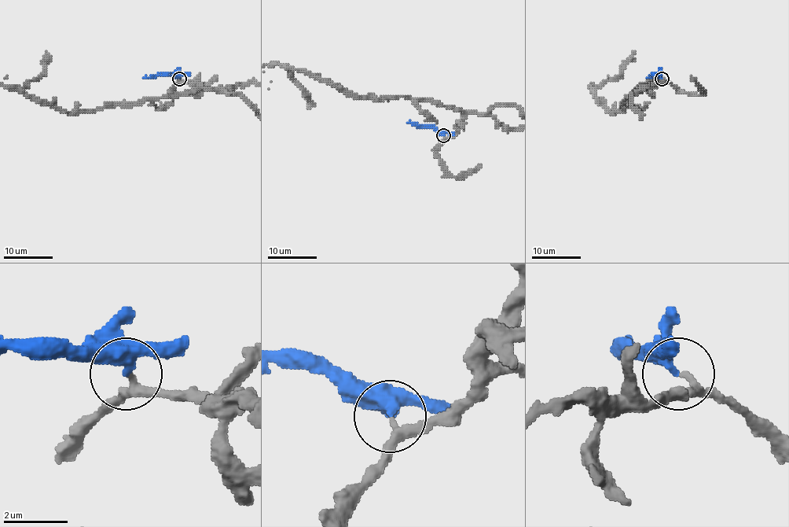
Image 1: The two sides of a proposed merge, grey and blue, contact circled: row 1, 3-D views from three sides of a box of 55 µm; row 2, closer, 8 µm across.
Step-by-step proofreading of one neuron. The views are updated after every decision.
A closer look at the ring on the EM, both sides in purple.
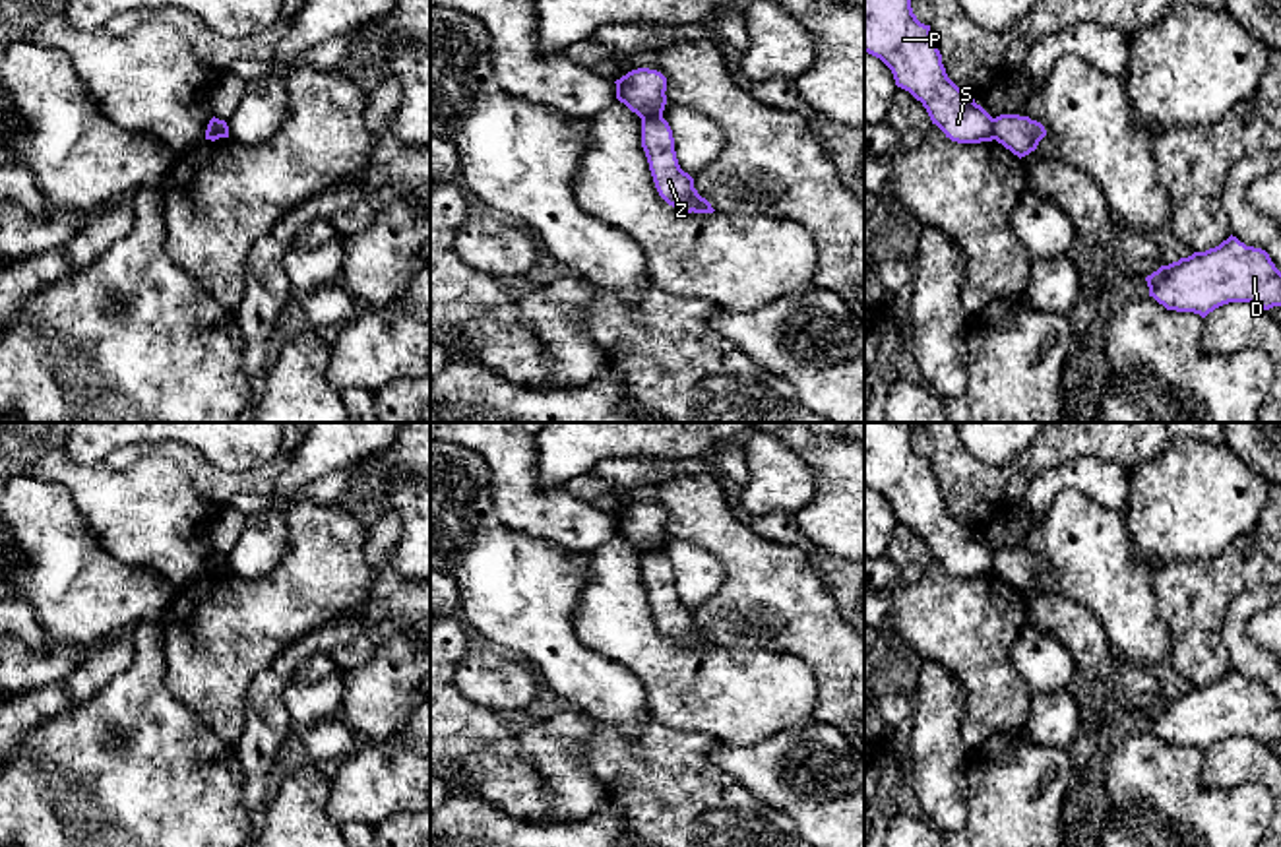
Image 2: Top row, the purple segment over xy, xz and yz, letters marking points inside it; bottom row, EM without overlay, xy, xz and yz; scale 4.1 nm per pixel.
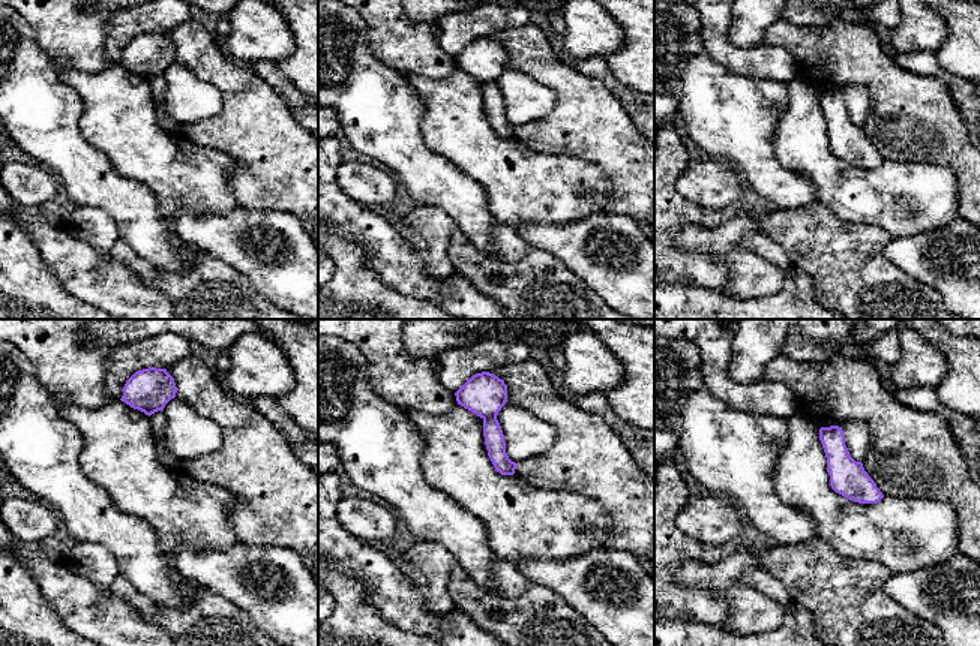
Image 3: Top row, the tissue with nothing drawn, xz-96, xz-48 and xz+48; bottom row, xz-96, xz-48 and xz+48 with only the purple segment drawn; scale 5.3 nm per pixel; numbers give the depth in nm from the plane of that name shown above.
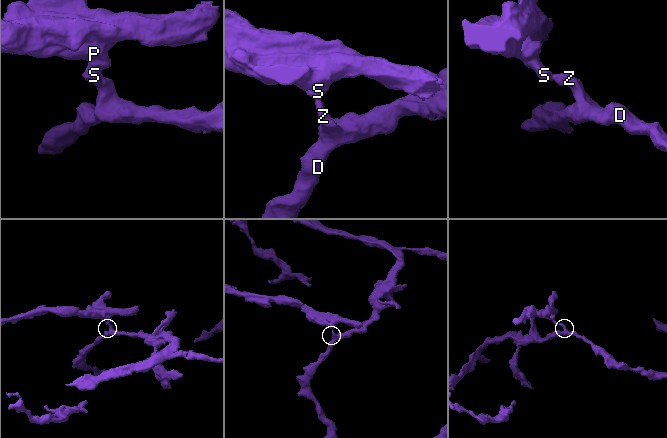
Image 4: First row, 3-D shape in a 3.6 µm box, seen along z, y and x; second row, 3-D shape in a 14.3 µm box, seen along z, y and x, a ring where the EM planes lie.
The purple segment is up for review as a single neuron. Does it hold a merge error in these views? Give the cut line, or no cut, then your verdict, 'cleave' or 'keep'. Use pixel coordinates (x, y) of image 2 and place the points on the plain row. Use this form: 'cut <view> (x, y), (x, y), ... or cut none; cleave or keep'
cut xz (661, 547), (642, 553); cleave

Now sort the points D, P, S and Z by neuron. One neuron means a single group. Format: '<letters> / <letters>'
D Z / P S

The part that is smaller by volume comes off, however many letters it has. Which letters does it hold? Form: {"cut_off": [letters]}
{"cut_off": ["P", "S"]}

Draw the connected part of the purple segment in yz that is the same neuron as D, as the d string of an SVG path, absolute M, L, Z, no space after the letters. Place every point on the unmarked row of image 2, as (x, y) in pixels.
M1233 669L1215 682L1161 700L1145 715L1149 731L1167 744L1202 752L1229 737L1250 737L1264 744L1281 740L1281 706L1269 688Z

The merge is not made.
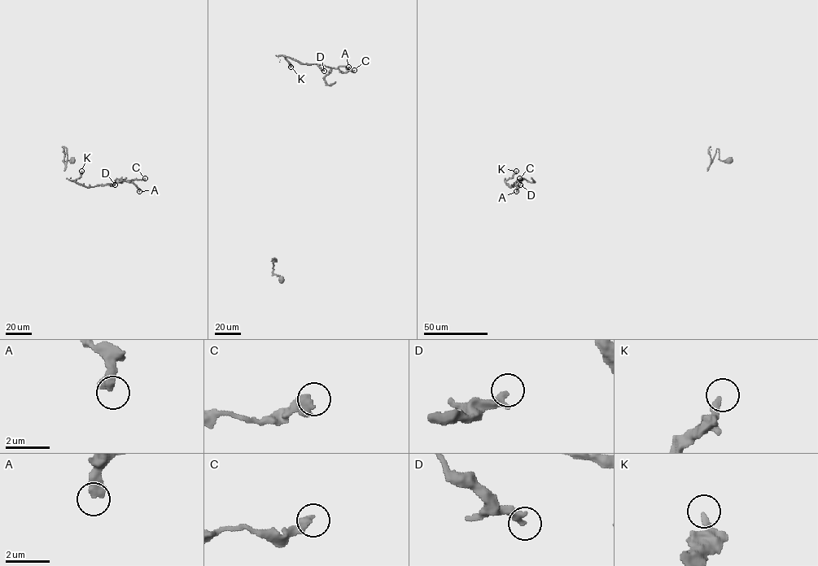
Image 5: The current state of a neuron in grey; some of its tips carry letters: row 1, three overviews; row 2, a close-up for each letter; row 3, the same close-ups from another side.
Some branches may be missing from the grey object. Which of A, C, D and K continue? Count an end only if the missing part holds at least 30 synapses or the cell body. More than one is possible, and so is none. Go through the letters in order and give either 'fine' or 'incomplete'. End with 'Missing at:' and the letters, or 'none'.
A: fine
C: fine
D: fine
K: fine
Missing at: none

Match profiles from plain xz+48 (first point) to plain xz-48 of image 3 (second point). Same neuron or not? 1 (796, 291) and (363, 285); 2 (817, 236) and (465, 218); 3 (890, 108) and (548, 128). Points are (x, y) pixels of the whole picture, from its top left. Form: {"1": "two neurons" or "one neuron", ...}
{"1": "one neuron", "2": "two neurons", "3": "one neuron"}

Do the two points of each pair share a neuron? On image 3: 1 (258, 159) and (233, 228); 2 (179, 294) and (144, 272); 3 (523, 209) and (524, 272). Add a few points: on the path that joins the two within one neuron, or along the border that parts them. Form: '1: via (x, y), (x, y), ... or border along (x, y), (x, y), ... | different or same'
1: border along (242, 206), (276, 212) | different
2: via (170, 285), (153, 278) | same
3: border along (497, 219), (517, 225) | different

